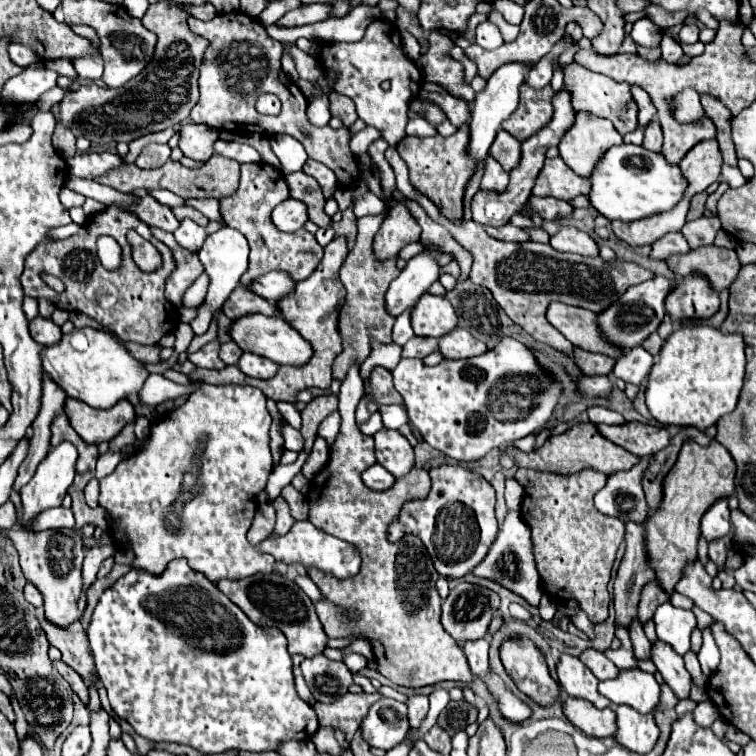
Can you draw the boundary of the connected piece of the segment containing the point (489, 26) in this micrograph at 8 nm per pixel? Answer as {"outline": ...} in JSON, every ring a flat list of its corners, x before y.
{"outline":[[484,21,476,27,476,43,484,49,494,49,494,47,500,47,504,41,502,41,500,29,494,23]]}

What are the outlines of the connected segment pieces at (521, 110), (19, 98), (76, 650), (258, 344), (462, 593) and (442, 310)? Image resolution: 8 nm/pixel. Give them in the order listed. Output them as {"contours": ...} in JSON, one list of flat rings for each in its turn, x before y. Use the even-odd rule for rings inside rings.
{"contours":[[[522,85,518,109,502,123,502,129,518,141,526,141,538,133,542,125,548,125,552,117,552,97,552,85,546,85,542,91,534,91,528,85]],[[28,67,24,73,6,81,1,99,6,103,21,104,26,101,38,101,38,97,56,85,58,73,52,69,33,69]],[[42,615,40,625,42,625,50,645,54,645,62,651,62,661,66,661,66,665,70,665,74,671,78,671,82,675,84,683,90,685,96,671,94,671,94,661,90,657,90,647,88,647,82,623,74,621,74,625,70,625,70,629,58,629,56,625,50,625,50,621,46,621,46,617]],[[248,315,242,319,236,319,232,329,230,329,232,339,242,345,244,351,256,353,260,357,272,359,278,365,292,365,292,367,302,367,312,355,314,349,312,345,292,327,288,325,282,317,266,317,266,315]],[[460,581,442,603,442,625,456,641,480,639,486,635,498,607,498,593]],[[424,293,412,309,414,333,420,337,442,337,458,325,454,307,446,297]]]}

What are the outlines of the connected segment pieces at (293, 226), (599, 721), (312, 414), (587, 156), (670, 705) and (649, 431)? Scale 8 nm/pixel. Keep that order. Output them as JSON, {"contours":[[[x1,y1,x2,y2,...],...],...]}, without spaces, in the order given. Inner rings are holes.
{"contours":[[[288,197,272,211,272,221,280,231,294,233,294,231,302,229,308,221,306,205,302,205,302,201,294,201]],[[568,697,564,703,564,713,570,723,574,723,580,731,594,737,614,737,616,713,612,709,596,709,590,701]],[[320,395,320,397,314,397,304,409,302,409,302,427,300,427,300,433,304,437,304,451,310,453,312,449,312,443,314,443,314,437,316,437,316,431,318,431,318,425,330,415,336,411,336,395]],[[576,113,574,125,562,137,558,151,564,163,580,177,590,177,606,149,622,145,622,135,606,119]],[[662,683,662,701,658,705,656,711,662,711,662,709,674,709,678,703,678,697,674,697,674,693,670,693,670,687,666,683]],[[628,421,624,425,596,425,596,429,602,437,636,457,654,455,670,443,670,433,664,427,646,425,640,421]]]}

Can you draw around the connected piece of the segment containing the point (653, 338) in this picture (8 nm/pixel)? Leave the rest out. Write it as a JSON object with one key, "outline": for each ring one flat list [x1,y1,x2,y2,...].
{"outline":[[652,333,652,335,642,343,642,347,656,357,656,355,660,353,660,349,662,349,662,339,660,339,660,335,658,335,658,333]]}

